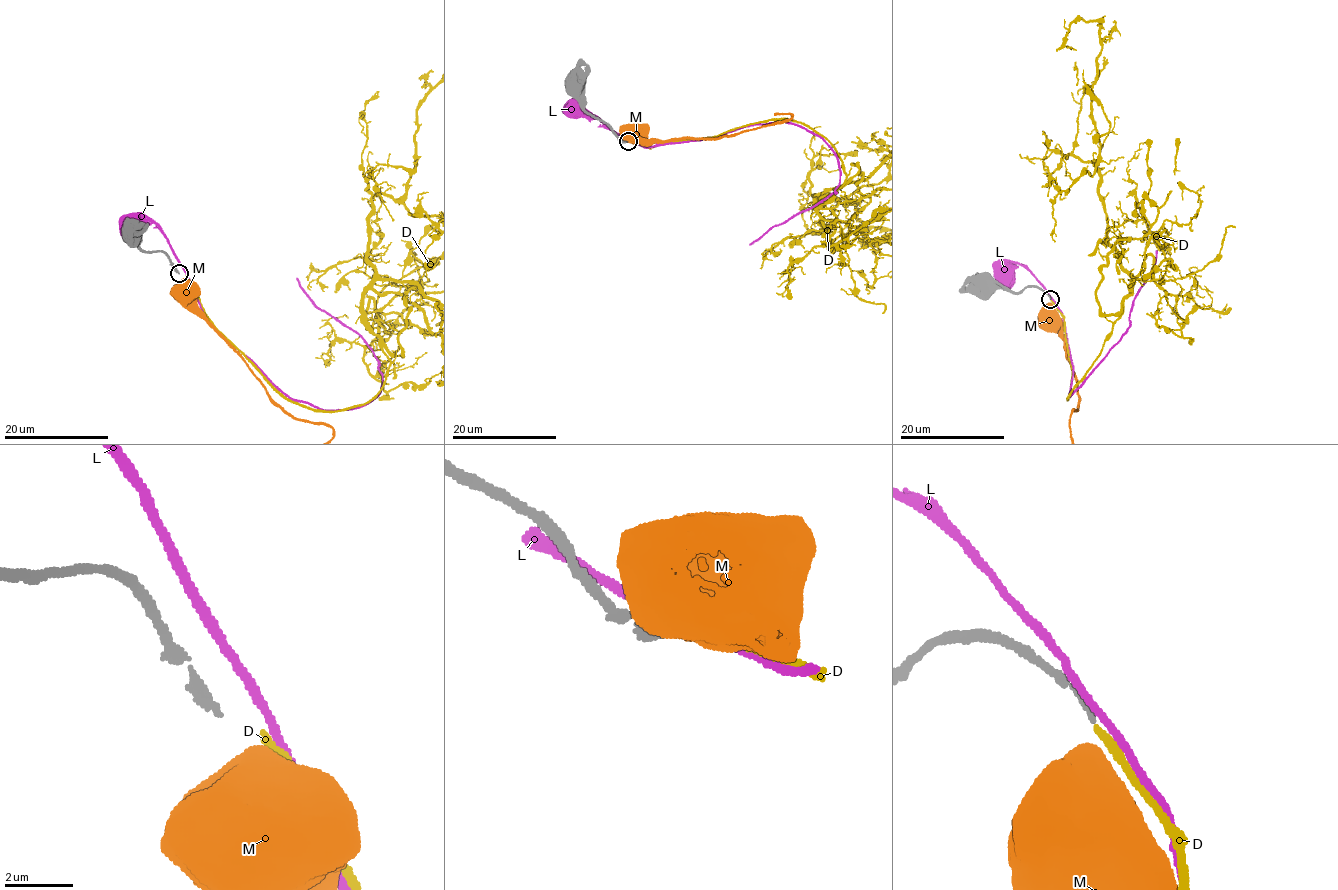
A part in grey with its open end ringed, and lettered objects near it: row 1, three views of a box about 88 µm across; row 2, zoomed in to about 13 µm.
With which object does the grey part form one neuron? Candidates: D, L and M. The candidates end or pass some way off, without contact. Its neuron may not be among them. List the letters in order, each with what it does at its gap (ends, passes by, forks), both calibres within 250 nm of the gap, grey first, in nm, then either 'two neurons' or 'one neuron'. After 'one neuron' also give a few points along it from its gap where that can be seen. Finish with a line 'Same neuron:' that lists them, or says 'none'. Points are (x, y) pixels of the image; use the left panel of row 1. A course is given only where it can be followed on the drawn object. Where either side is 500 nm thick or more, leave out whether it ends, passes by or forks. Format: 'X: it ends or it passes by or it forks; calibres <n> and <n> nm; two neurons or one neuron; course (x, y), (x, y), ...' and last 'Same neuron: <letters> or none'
D: it ends; calibres 240 and 240 nm; two neurons
L: it passes by; calibres 240 and 240 nm; two neurons
M: calibres 240 and 700 nm; two neurons
Same neuron: none

